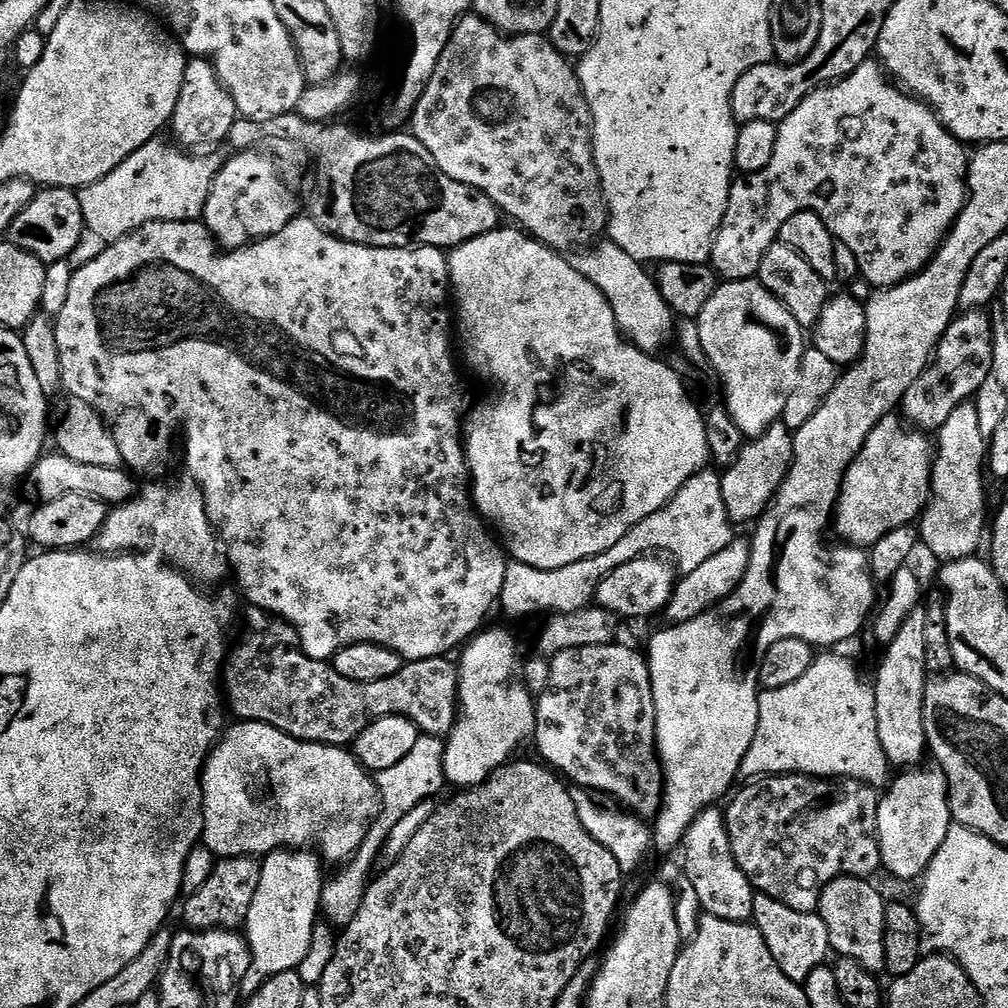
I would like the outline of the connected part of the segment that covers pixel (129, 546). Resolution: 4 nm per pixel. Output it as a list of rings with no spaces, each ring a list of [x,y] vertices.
[[[191,478],[183,479],[173,484],[148,484],[145,488],[143,485],[132,499],[115,505],[102,530],[93,538],[91,547],[100,554],[128,554],[133,550],[144,550],[140,548],[153,548],[168,559],[165,561],[171,567],[201,585],[229,579],[228,557],[204,509],[200,485]]]

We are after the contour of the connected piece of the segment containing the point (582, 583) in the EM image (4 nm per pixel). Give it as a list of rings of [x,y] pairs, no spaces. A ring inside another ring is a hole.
[[[705,470],[690,477],[682,486],[682,490],[674,494],[674,498],[665,508],[635,524],[629,532],[622,534],[622,538],[618,538],[618,542],[614,542],[614,546],[610,546],[610,550],[602,554],[591,556],[582,562],[574,562],[570,566],[562,566],[558,570],[538,570],[525,564],[509,563],[499,607],[505,608],[512,616],[540,616],[543,612],[569,616],[575,612],[581,612],[583,608],[593,603],[596,588],[611,572],[618,570],[618,566],[626,566],[628,562],[634,562],[638,557],[649,554],[663,554],[681,573],[698,570],[702,562],[714,558],[714,554],[718,554],[720,550],[726,550],[726,546],[730,546],[734,538],[734,532],[732,532],[734,525],[732,519],[726,514],[726,502],[722,502],[720,477],[721,473],[716,470]]]

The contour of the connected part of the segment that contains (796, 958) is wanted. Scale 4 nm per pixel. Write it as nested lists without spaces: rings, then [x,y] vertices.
[[[760,894],[754,902],[752,920],[762,938],[766,938],[766,946],[770,946],[770,954],[774,962],[778,962],[782,974],[786,974],[786,978],[796,984],[803,985],[812,971],[821,967],[827,961],[824,959],[830,956],[826,922],[822,922],[816,912],[799,912],[774,898]]]

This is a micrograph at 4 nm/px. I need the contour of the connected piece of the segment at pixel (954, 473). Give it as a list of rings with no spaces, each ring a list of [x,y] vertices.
[[[969,402],[958,406],[958,410],[954,410],[954,414],[950,414],[950,418],[946,418],[946,422],[938,429],[938,437],[940,436],[940,444],[938,440],[938,451],[934,456],[934,463],[932,466],[932,494],[928,501],[927,508],[924,509],[918,521],[918,536],[924,544],[933,552],[934,555],[940,559],[940,562],[947,562],[950,560],[964,560],[967,556],[976,556],[980,548],[980,535],[985,535],[986,524],[984,528],[984,476],[986,468],[986,428],[980,425],[980,412],[975,408],[975,403]]]

